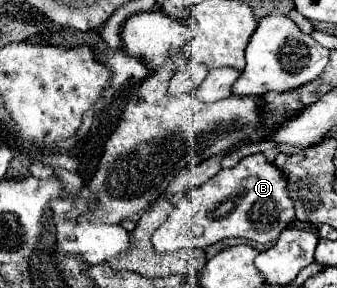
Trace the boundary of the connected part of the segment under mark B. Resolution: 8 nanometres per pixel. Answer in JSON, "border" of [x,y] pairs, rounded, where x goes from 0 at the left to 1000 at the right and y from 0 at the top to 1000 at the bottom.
{"border":[[[780,531],[721,545],[697,580],[656,587],[608,642],[561,656],[501,760],[454,809],[454,858],[478,878],[540,878],[531,865],[602,865],[674,823],[721,823],[769,844],[816,837],[828,802],[875,760],[869,698],[846,642],[846,608]]]}

